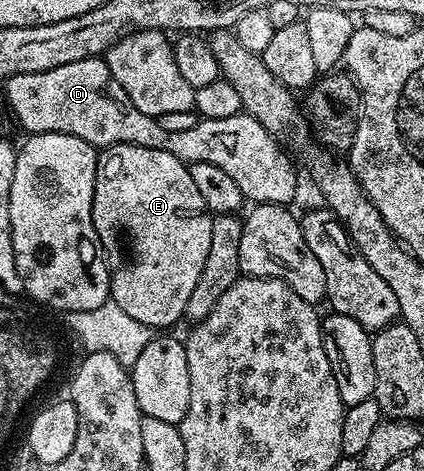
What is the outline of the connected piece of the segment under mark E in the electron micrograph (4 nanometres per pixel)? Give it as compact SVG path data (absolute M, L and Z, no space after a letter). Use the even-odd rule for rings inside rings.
M115 144L100 151L93 189L93 223L109 264L109 293L115 304L140 324L158 328L173 326L185 318L187 300L199 284L199 276L203 276L203 264L207 264L213 219L203 196L199 196L199 188L195 188L195 180L191 180L188 165L171 152L135 144Z

